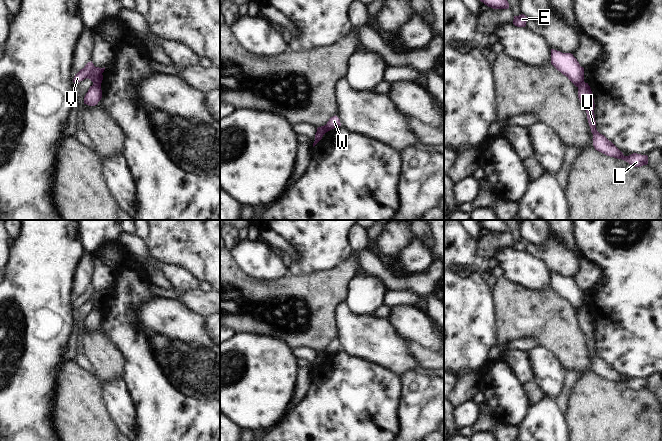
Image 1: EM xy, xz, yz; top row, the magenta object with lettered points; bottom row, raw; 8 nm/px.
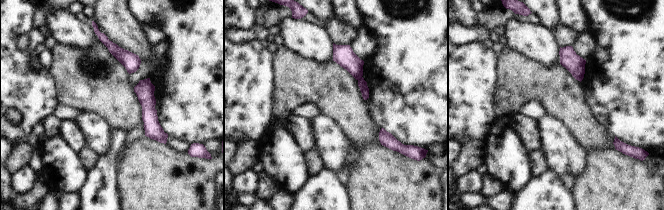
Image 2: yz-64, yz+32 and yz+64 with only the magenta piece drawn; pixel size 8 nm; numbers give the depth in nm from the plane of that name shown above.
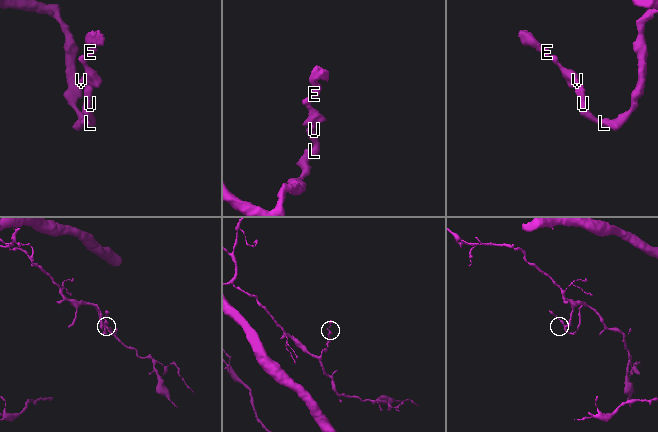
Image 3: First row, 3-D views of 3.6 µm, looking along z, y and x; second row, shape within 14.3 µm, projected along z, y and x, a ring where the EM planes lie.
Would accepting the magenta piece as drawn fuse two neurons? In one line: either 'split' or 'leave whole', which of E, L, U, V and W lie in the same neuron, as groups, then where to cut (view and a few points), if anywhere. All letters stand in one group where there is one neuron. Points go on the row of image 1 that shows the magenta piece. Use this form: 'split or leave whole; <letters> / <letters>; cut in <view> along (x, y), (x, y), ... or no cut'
split; E V W / L U; cut in xy along (93, 83), (100, 86)

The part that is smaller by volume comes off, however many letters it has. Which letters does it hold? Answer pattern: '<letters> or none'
E, V, W

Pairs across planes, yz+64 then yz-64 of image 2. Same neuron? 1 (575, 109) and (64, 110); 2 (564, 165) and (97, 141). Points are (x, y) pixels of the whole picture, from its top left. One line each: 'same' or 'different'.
1: different
2: same

